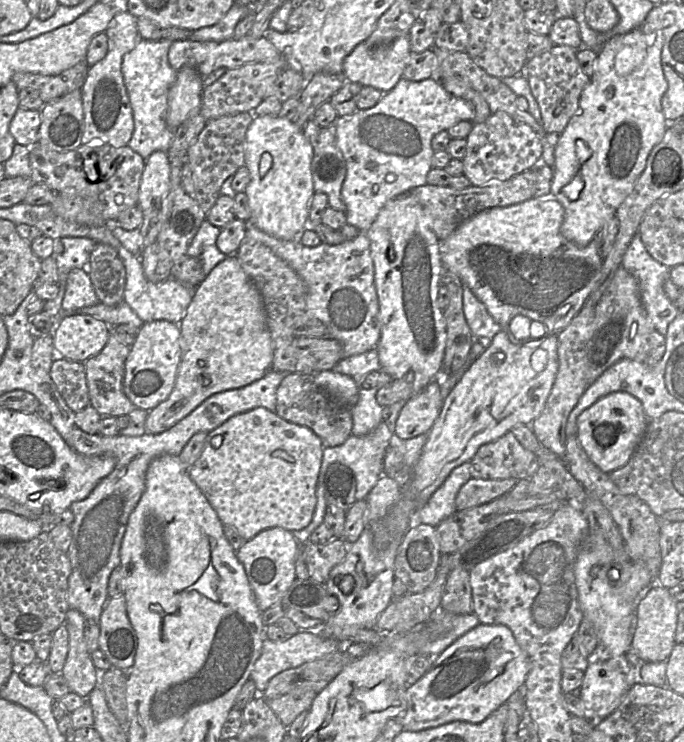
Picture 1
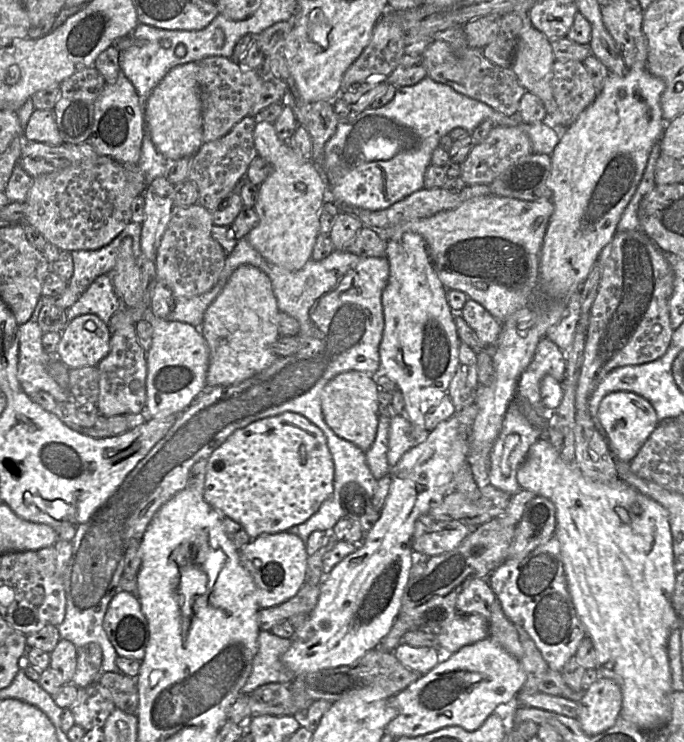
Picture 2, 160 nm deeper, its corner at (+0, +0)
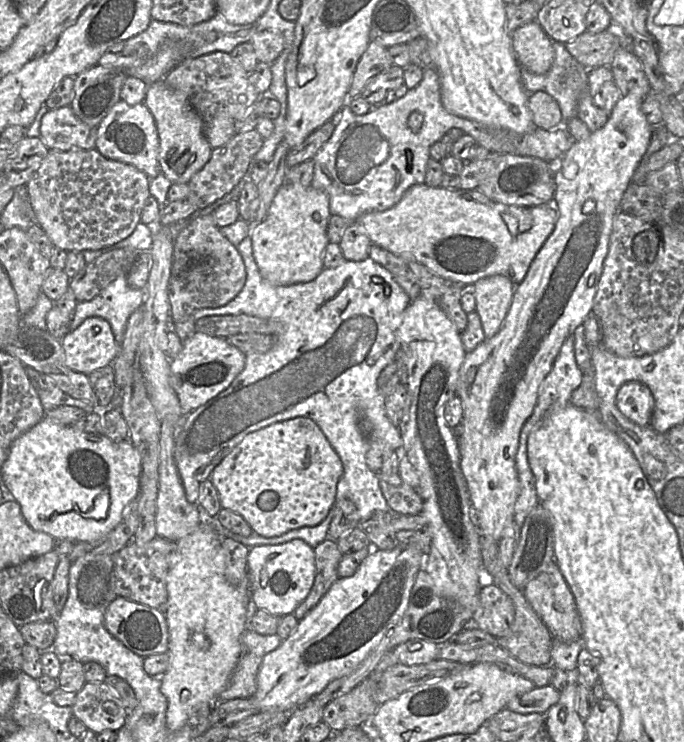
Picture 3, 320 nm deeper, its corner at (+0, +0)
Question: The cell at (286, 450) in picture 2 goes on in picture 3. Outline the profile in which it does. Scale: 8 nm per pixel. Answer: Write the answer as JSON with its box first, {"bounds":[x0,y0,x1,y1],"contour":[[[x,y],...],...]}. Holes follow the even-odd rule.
{"bounds":[210,417,344,537],"contour":[[[295,417],[288,420],[272,423],[259,430],[248,433],[233,450],[213,469],[210,480],[216,487],[222,508],[230,509],[240,514],[251,526],[254,532],[264,537],[275,537],[289,530],[304,526],[315,526],[322,522],[336,501],[337,485],[344,473],[342,460],[328,441],[319,426],[308,417]]]}

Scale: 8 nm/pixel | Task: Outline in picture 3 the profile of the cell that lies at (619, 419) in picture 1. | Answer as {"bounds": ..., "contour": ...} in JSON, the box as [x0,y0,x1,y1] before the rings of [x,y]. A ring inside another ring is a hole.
{"bounds":[616,381,655,426],"contour":[[[631,381],[622,385],[616,395],[616,405],[632,422],[640,426],[651,425],[655,401],[645,384]]]}

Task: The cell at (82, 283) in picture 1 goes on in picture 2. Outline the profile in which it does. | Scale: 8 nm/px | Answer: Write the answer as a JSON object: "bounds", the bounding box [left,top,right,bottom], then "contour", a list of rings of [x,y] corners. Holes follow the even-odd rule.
{"bounds":[66,274,122,324],"contour":[[[103,274],[66,309],[67,323],[82,314],[95,314],[108,324],[113,314],[121,307],[122,300],[114,290],[110,274]]]}

